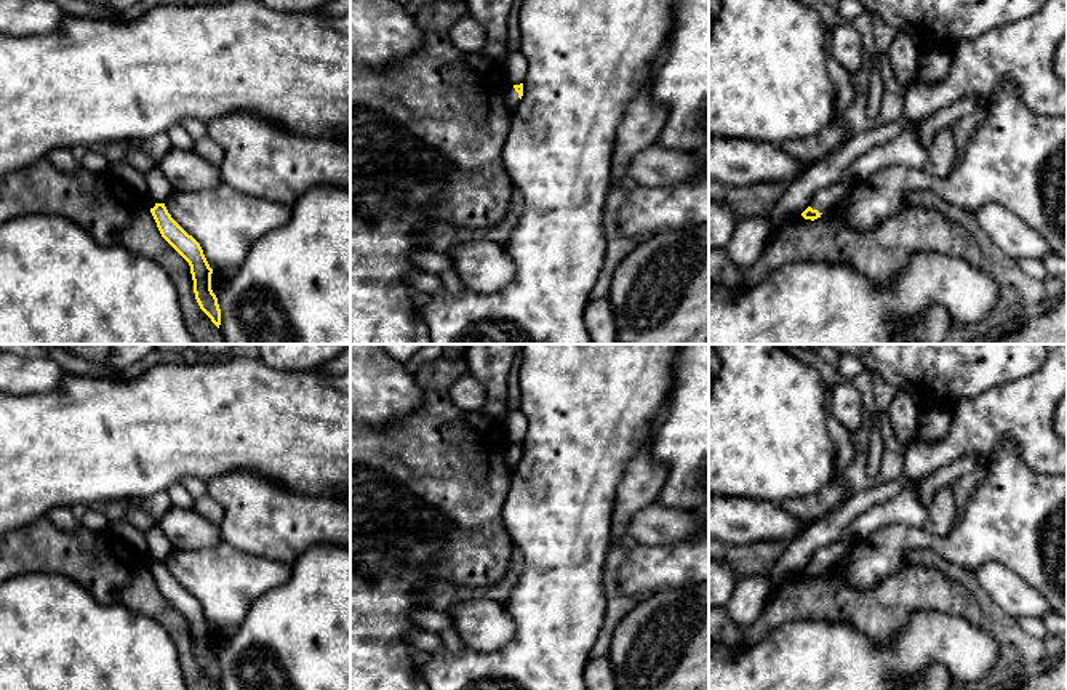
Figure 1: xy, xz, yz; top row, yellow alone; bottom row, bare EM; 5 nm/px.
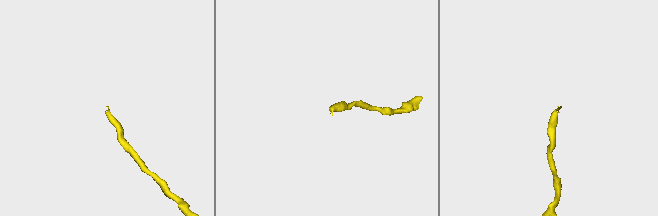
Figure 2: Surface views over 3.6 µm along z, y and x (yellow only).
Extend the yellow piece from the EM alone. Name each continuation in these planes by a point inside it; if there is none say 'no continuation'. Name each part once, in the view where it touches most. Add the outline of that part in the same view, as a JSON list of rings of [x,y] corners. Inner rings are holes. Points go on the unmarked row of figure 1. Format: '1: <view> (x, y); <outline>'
1: xz (512, 457); [[[509,445],[507,447],[507,453],[506,453],[506,461],[507,461],[507,466],[510,471],[514,471],[514,467],[517,466],[520,456],[518,456],[518,451],[515,450],[514,445]]]

